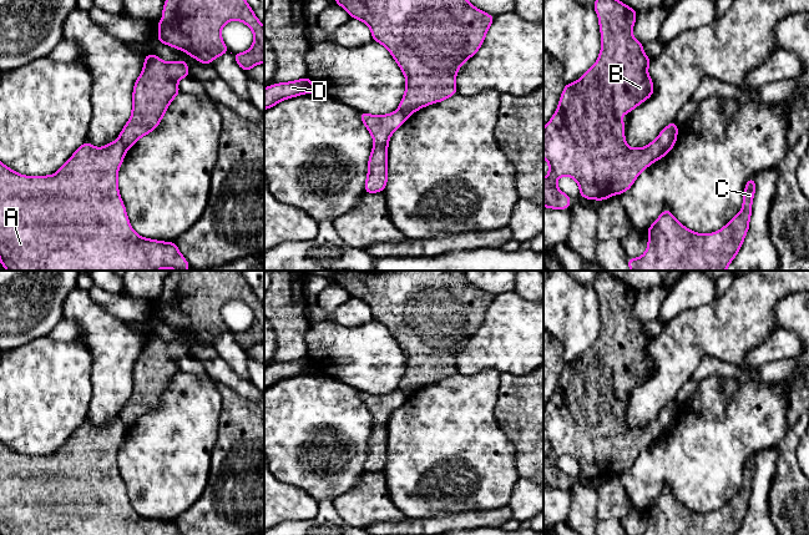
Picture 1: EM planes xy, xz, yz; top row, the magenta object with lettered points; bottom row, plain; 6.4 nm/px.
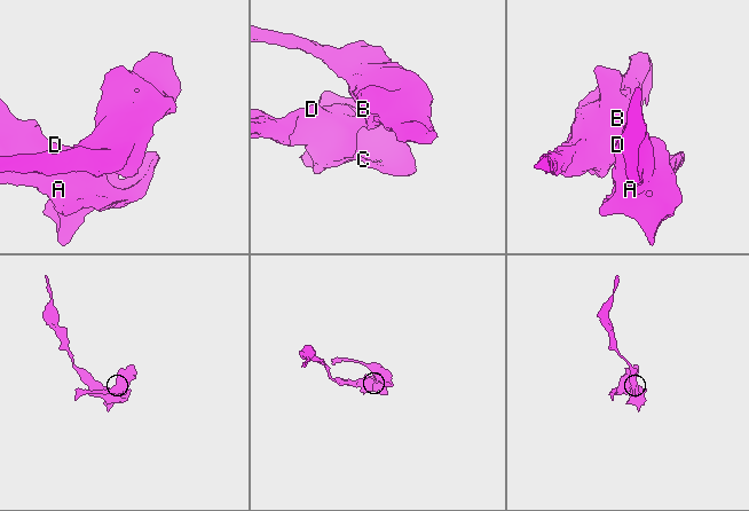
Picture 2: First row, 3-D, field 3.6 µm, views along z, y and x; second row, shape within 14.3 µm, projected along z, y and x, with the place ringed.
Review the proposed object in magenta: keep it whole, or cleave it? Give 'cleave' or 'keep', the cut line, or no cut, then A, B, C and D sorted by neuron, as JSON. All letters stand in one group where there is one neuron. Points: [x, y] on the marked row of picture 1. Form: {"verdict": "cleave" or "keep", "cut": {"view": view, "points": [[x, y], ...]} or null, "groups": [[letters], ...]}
{"verdict": "cleave", "cut": {"view": "yz", "points": [[676, 132], [658, 157]]}, "groups": [["A", "C", "D"], ["B"]]}

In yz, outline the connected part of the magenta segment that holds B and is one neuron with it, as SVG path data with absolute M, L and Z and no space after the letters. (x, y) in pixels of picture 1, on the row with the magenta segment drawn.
M596 0L602 49L595 65L576 82L566 84L558 107L543 127L543 158L550 171L543 178L543 206L567 210L571 198L561 192L556 181L561 176L576 180L580 196L587 200L607 200L613 193L629 190L638 175L659 158L678 132L676 121L666 126L658 137L642 148L629 148L625 141L622 113L649 99L654 91L647 74L652 59L643 54L643 44L632 36L637 11L620 0Z

